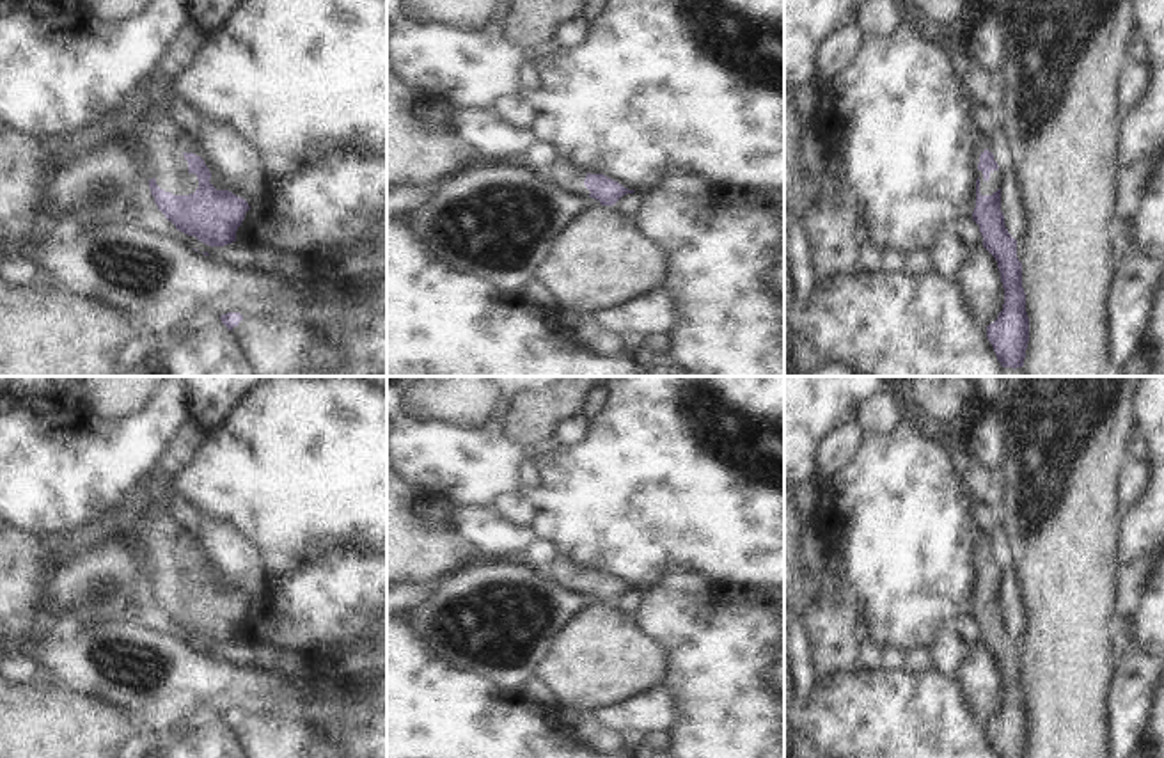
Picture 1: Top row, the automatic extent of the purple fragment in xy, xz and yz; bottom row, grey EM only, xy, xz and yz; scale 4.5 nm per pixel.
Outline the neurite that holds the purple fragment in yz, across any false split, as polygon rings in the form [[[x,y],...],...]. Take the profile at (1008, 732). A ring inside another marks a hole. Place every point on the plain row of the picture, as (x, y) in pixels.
[[[985,547],[978,561],[972,618],[979,623],[983,644],[997,659],[1004,685],[1003,708],[994,721],[987,722],[987,735],[997,758],[1024,758],[1029,740],[1029,715],[1022,685],[1022,660],[1017,655],[1017,637],[1008,630],[1001,609],[1003,580],[1004,570],[994,552]]]

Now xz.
[[[561,557],[550,565],[539,565],[534,568],[543,579],[552,580],[555,586],[577,593],[580,596],[593,595],[602,604],[614,604],[623,593],[633,591],[617,579],[603,572],[589,572],[578,568]]]

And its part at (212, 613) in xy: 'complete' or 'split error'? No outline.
split error

